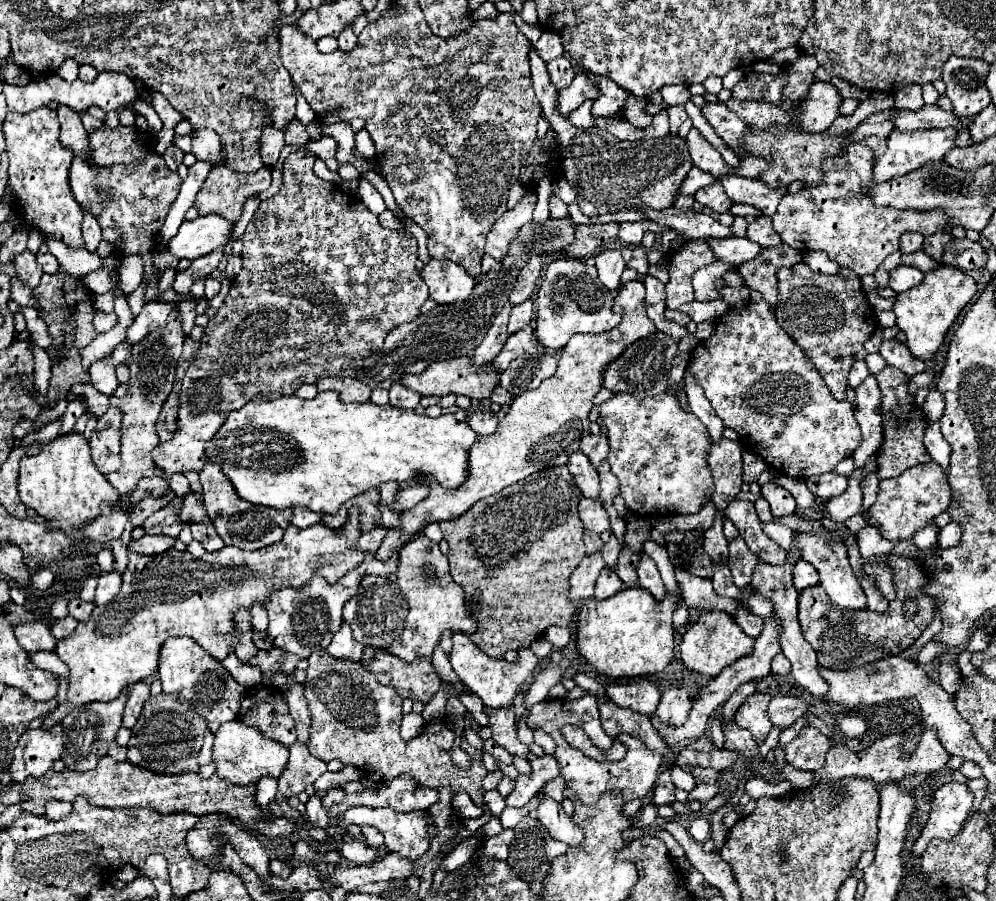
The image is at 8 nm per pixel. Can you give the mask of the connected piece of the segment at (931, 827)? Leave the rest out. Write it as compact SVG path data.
M948 782L940 786L934 794L930 820L922 830L922 836L916 840L914 854L920 856L932 838L952 840L956 834L960 834L960 828L964 826L968 812L972 810L972 802L974 794L966 784Z

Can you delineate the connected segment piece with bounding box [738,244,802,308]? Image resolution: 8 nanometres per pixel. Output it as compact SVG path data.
M780 244L774 248L764 248L764 252L760 252L760 256L756 256L754 260L740 264L738 272L744 278L746 286L758 290L764 296L764 300L774 308L778 296L776 270L782 266L794 266L800 260L800 252L788 248L788 244Z

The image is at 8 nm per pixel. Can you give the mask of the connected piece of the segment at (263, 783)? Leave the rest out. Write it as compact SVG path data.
M266 776L266 778L260 780L260 784L256 784L256 796L254 796L254 800L256 800L256 804L260 808L268 808L270 800L274 800L276 792L278 792L278 780Z

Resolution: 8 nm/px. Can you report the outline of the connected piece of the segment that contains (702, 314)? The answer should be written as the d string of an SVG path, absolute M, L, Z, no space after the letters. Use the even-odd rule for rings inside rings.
M694 300L694 302L682 304L678 310L684 312L684 314L688 314L698 324L698 322L704 322L704 320L720 318L728 310L728 304L724 300L708 300L708 302Z

